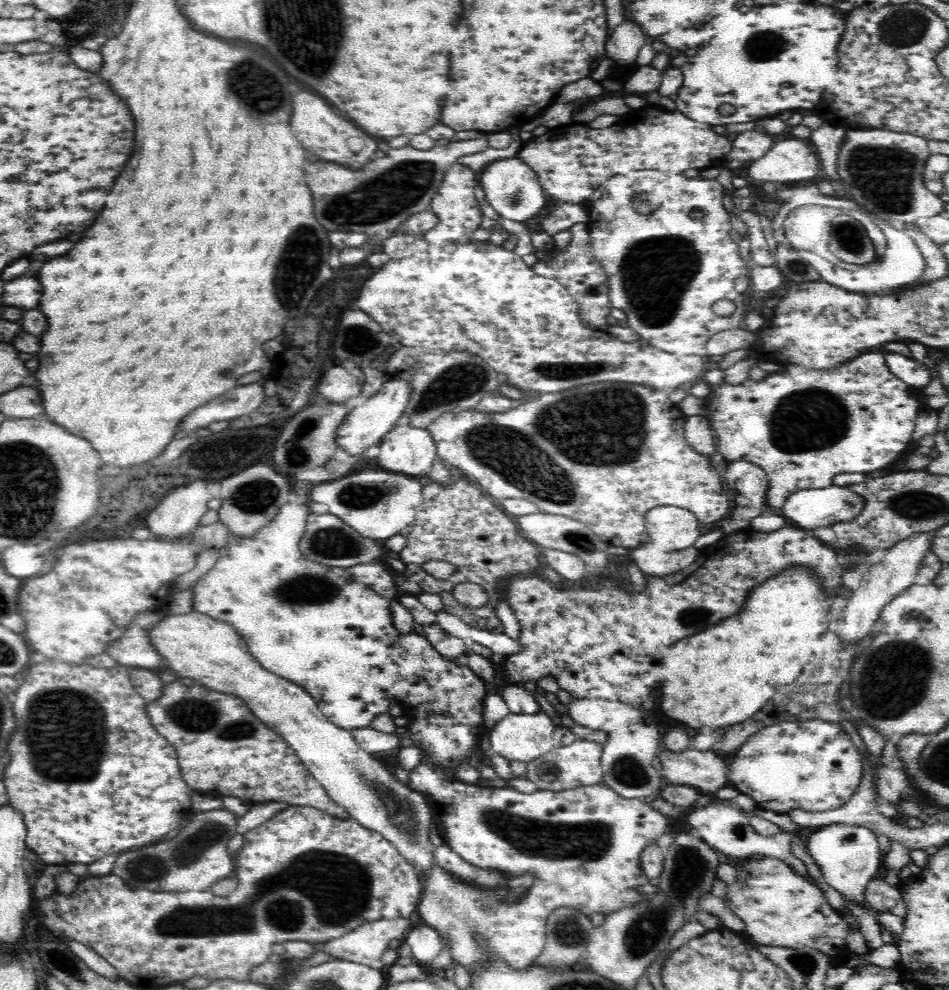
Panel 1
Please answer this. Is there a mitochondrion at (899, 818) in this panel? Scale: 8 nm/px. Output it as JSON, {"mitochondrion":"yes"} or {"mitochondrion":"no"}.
{"mitochondrion":"no"}

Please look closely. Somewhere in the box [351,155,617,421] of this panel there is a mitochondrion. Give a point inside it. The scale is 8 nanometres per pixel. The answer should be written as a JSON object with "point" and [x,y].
{"point":[563,370]}

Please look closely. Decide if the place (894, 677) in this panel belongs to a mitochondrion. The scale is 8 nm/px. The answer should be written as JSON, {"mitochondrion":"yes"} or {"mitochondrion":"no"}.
{"mitochondrion":"yes"}

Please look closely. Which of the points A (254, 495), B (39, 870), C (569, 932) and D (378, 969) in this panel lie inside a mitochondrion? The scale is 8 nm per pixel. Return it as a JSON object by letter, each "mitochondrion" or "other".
{"A":"mitochondrion","B":"other","C":"mitochondrion","D":"other"}

